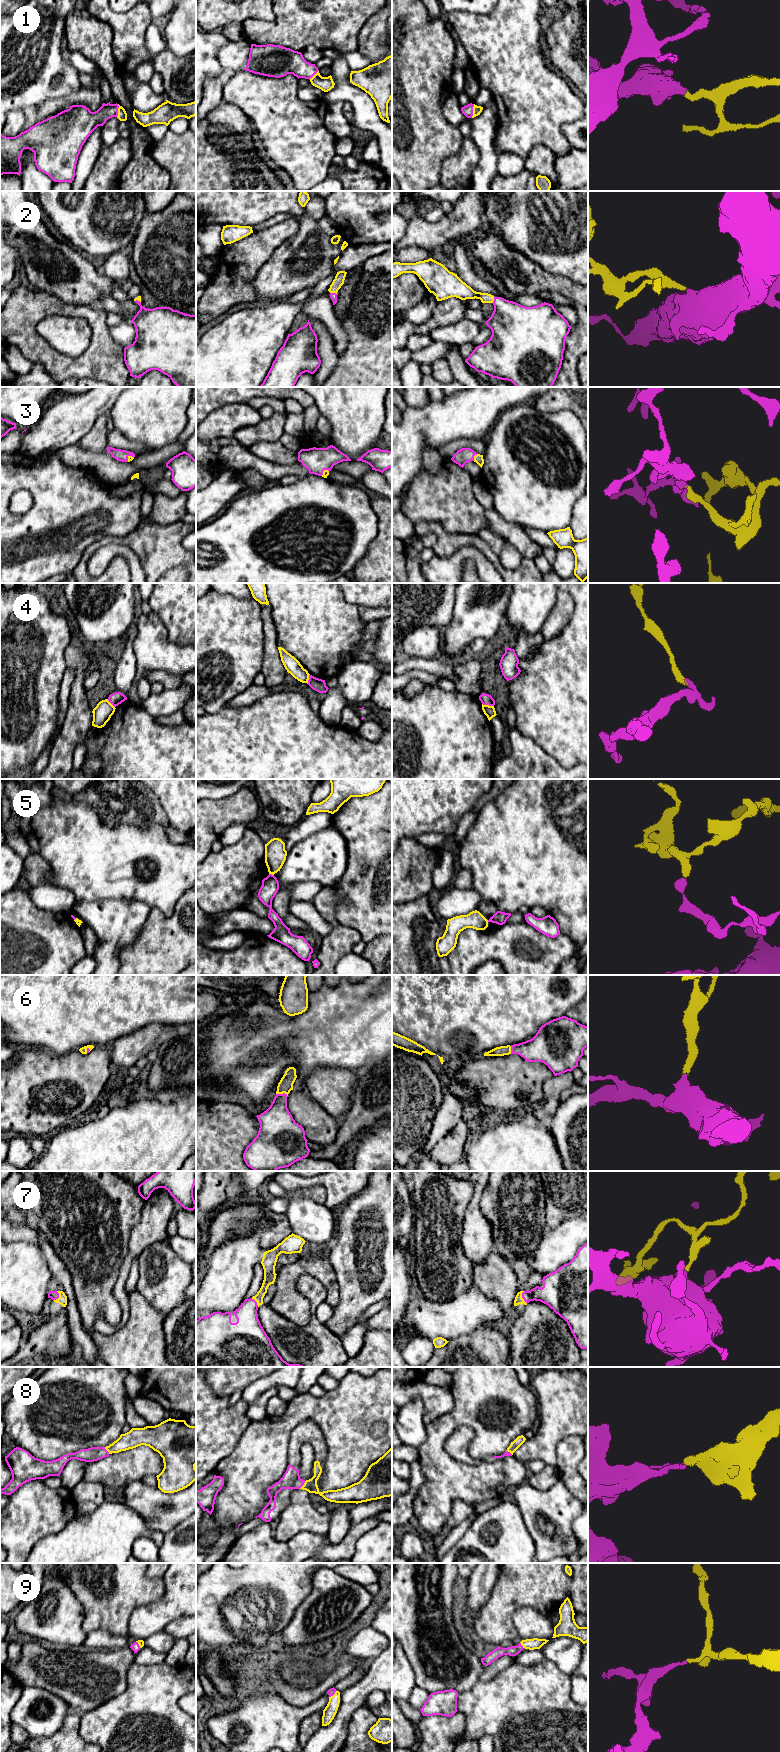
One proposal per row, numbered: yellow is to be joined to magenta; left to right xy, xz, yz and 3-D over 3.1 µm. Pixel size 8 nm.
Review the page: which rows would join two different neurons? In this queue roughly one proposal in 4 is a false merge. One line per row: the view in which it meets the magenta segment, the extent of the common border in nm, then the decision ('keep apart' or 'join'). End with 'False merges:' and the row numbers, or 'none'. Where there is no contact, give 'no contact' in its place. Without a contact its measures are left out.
1: meets magenta in yz; contact 110 nm long; join
2: meets magenta in xz; contact 60 nm long; join
3: meets magenta in yz; contact 70 nm long; join
4: meets magenta in yz; contact 100 nm long; keep apart
5: meets magenta in xz; contact 40 nm long; keep apart
6: meets magenta in xz; contact 100 nm long; join
7: meets magenta in yz; contact 110 nm long; join
8: meets magenta in xz; contact 80 nm long; join
9: meets magenta in yz; contact 50 nm long; join
False merges: 4, 5

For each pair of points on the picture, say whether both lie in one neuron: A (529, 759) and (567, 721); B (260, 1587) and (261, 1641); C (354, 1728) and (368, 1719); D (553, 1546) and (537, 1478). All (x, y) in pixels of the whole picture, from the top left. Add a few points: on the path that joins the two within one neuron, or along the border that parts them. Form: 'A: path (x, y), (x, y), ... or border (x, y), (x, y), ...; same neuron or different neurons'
A: border (521, 733), (531, 738), (558, 762); different neurons
B: path (267, 1600), (267, 1628); same neuron
C: path (357, 1726), (365, 1719); same neuron
D: border (559, 1478), (544, 1490), (534, 1488), (527, 1481); different neurons

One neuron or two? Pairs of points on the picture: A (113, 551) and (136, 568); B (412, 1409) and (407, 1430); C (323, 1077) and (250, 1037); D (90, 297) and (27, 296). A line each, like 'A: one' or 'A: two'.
A: one
B: one
C: two
D: two

